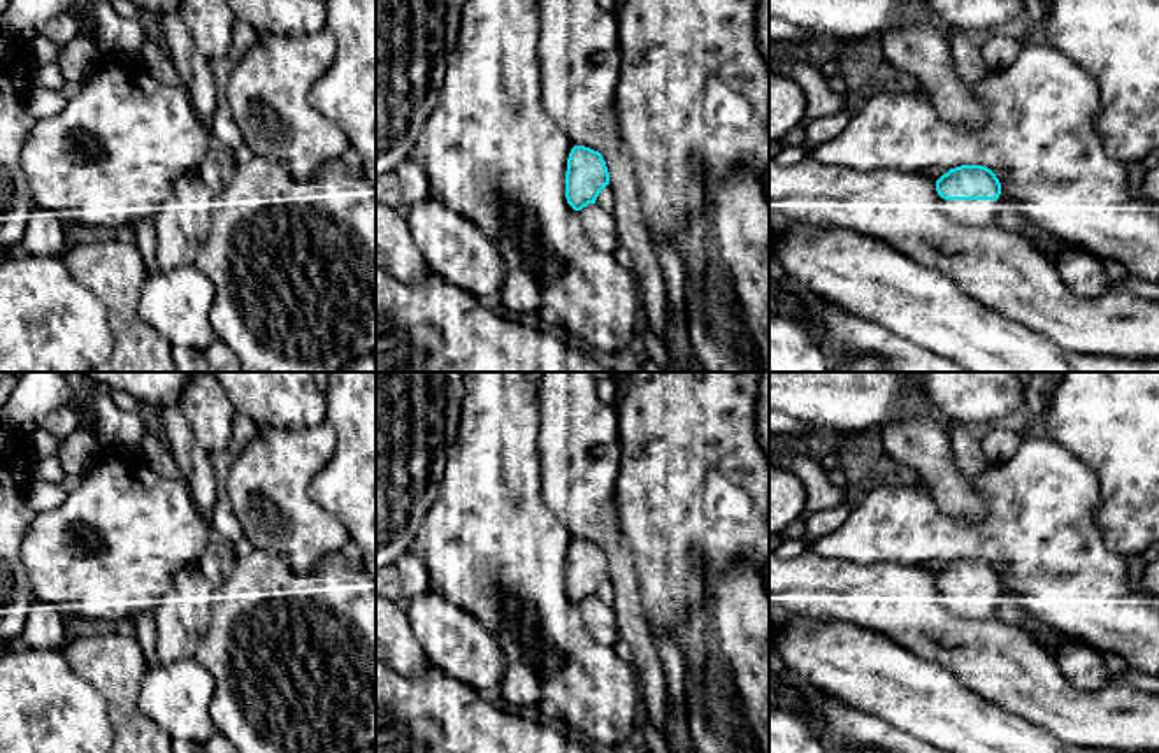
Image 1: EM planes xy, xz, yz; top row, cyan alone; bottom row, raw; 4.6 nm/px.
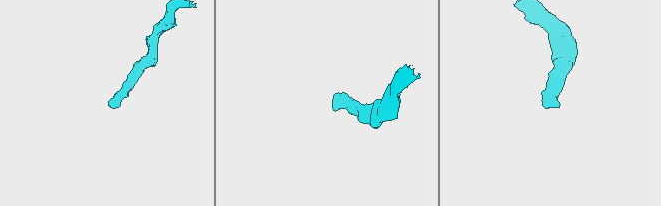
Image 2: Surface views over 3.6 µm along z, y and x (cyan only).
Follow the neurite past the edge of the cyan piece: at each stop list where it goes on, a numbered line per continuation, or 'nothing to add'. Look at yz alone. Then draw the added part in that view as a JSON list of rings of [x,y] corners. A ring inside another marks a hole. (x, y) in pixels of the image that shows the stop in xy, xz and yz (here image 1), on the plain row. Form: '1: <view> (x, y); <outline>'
1: yz (973, 606); [[[939,593],[934,597],[952,614],[969,620],[994,618],[997,593]]]

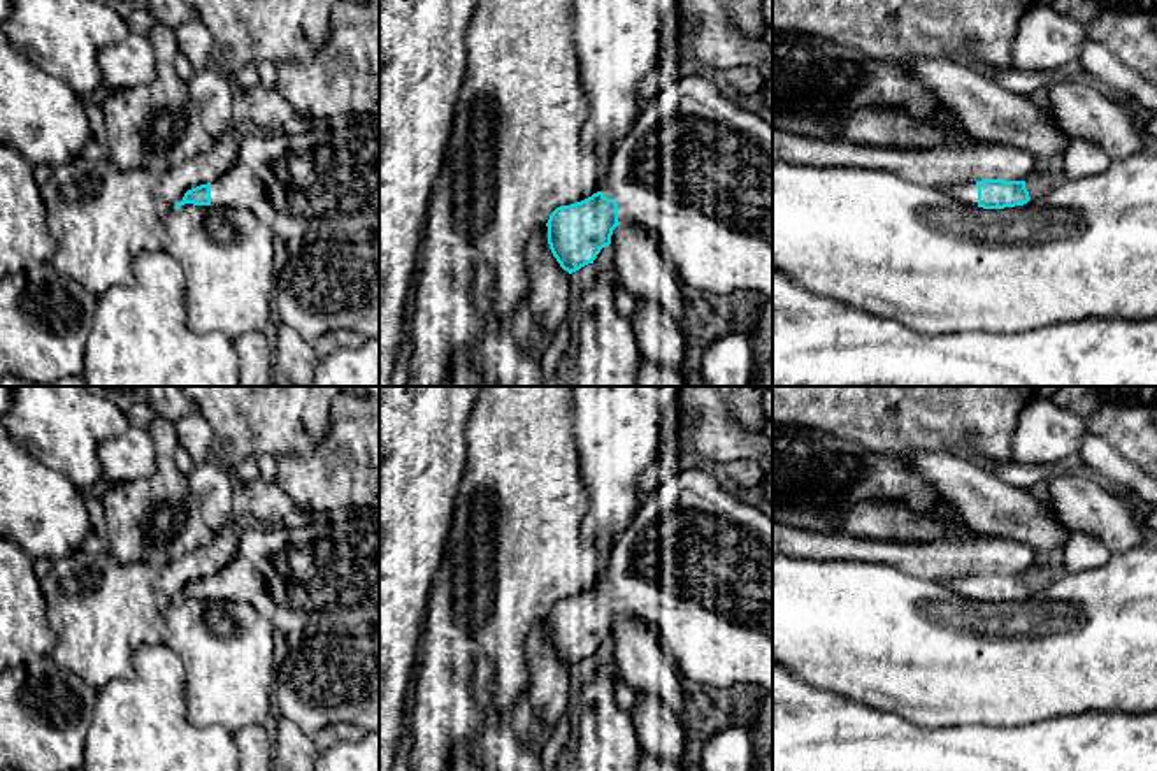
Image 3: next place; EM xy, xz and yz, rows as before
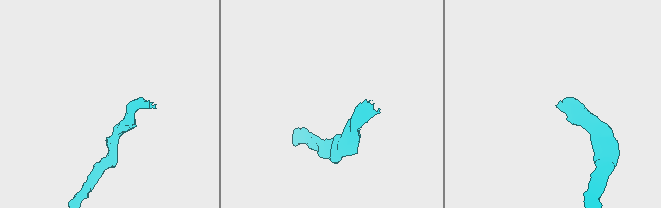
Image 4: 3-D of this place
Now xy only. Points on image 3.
1: xy (315, 578); [[[356,516],[342,525],[325,520],[288,529],[265,527],[246,520],[237,529],[235,557],[211,576],[211,599],[249,604],[274,629],[293,641],[307,634],[328,630],[370,630],[379,620],[379,520]]]

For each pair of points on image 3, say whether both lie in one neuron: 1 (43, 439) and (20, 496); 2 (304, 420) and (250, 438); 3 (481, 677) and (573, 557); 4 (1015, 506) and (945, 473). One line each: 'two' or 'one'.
1: two
2: one
3: two
4: one

